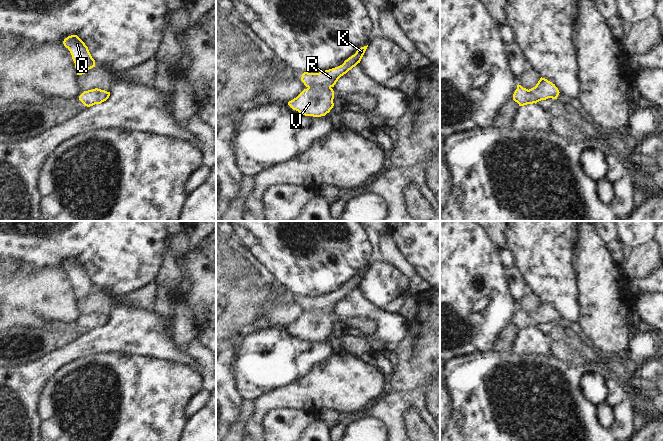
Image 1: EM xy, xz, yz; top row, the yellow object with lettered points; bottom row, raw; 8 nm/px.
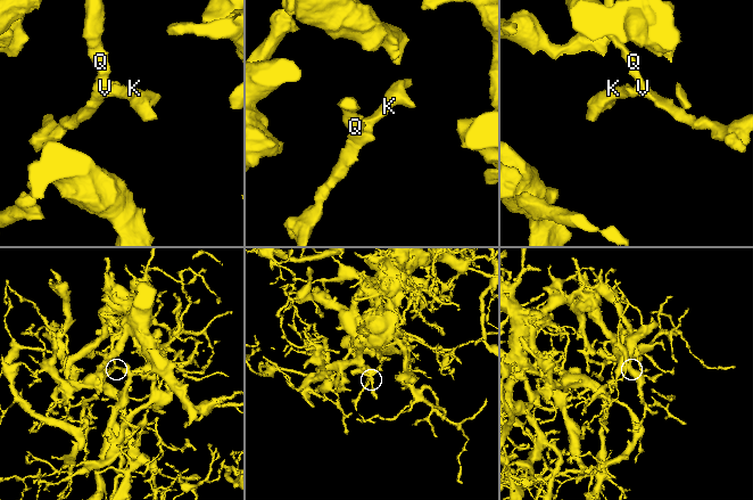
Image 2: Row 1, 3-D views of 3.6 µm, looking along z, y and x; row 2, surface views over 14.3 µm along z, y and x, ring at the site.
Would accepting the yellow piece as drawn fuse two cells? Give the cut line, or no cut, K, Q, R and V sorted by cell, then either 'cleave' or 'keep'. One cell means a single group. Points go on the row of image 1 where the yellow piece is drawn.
cut none; groups K Q R V; keep

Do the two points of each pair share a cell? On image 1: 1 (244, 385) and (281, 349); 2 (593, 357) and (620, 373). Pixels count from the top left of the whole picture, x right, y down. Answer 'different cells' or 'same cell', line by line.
1: same cell
2: same cell

